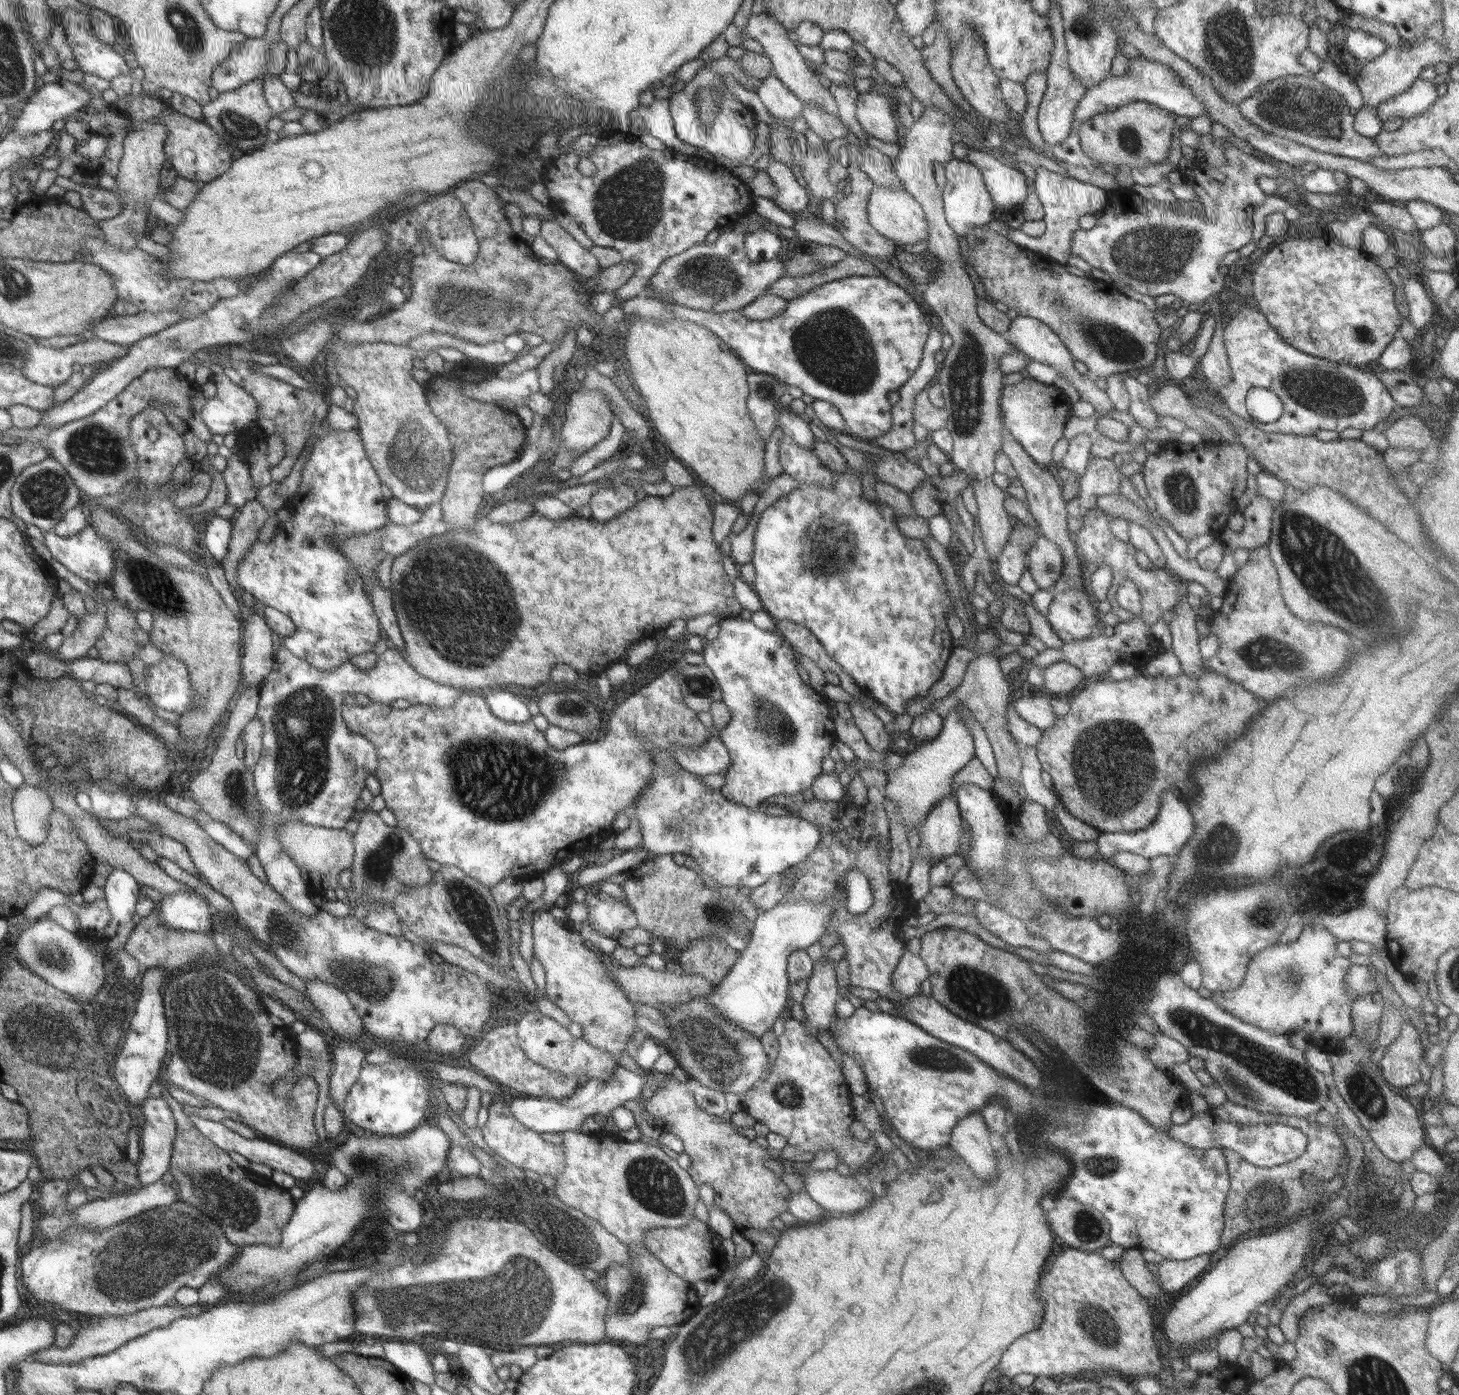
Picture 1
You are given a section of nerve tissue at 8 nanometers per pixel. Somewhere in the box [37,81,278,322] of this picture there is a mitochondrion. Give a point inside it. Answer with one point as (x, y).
(242, 129)

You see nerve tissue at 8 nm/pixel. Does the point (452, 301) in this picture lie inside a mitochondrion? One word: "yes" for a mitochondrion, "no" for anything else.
yes

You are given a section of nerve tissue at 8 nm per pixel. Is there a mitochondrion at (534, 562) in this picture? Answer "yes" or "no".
no

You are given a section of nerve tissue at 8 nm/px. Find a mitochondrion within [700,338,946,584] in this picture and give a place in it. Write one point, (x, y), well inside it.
(843, 555)

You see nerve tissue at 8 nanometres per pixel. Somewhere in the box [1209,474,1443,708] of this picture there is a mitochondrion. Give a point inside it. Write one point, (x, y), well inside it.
(1301, 545)

